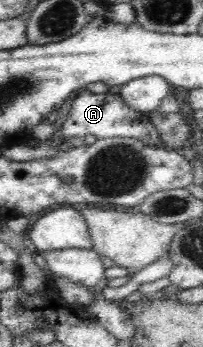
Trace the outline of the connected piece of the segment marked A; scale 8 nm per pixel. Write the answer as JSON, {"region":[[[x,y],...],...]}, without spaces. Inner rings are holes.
{"region":[[[85,90],[79,93],[72,101],[67,119],[63,122],[60,130],[60,139],[70,137],[87,137],[88,139],[105,139],[108,137],[135,138],[151,147],[165,148],[167,145],[159,136],[155,124],[145,117],[144,113],[133,111],[123,101],[119,94],[111,92],[94,94]]]}

